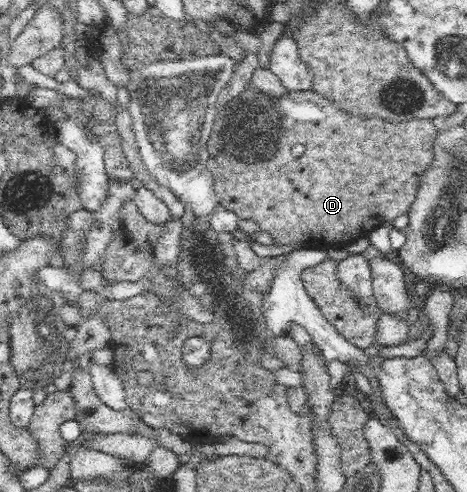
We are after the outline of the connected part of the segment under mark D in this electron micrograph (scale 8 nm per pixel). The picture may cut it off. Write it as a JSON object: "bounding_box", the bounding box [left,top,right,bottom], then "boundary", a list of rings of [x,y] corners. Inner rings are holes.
{"bounding_box":[208,87,438,250],"boundary":[[[252,87],[245,88],[238,96],[234,97],[225,108],[217,112],[213,122],[213,134],[209,138],[209,160],[208,169],[214,181],[214,191],[219,197],[218,208],[233,211],[239,219],[253,219],[259,223],[259,230],[264,230],[271,234],[275,241],[275,246],[291,244],[295,250],[303,248],[329,248],[346,249],[351,243],[360,238],[368,237],[368,234],[384,222],[394,222],[394,219],[408,213],[411,205],[415,202],[421,178],[425,170],[433,164],[433,146],[437,138],[438,120],[422,118],[411,119],[405,122],[394,123],[383,120],[379,117],[363,117],[357,113],[351,113],[339,107],[335,101],[327,99],[315,90],[295,90],[287,92],[287,96],[279,99],[271,99],[267,92],[255,90]],[[295,144],[304,144],[305,152],[296,158],[291,155],[291,150]]]}

